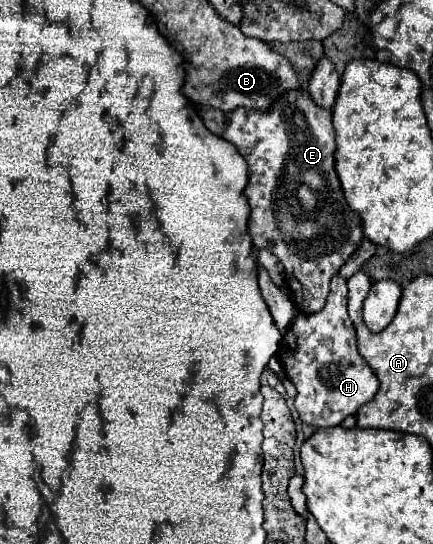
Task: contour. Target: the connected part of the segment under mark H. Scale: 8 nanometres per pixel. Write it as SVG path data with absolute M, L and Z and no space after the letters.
M341 276L331 278L331 292L321 312L299 312L295 316L283 336L277 356L285 376L297 388L295 408L305 424L317 428L339 426L347 416L357 414L357 410L379 390L377 376L357 352L355 328L347 314L347 282Z

